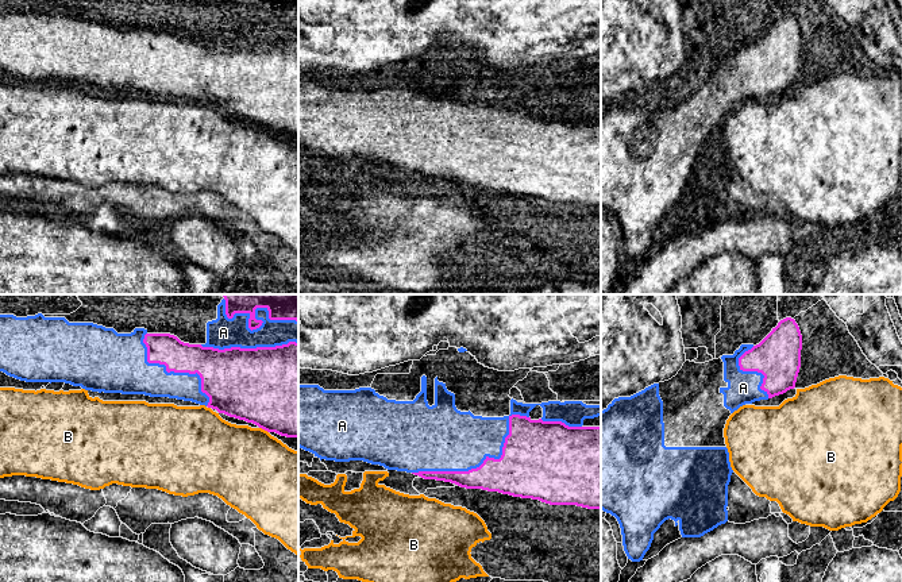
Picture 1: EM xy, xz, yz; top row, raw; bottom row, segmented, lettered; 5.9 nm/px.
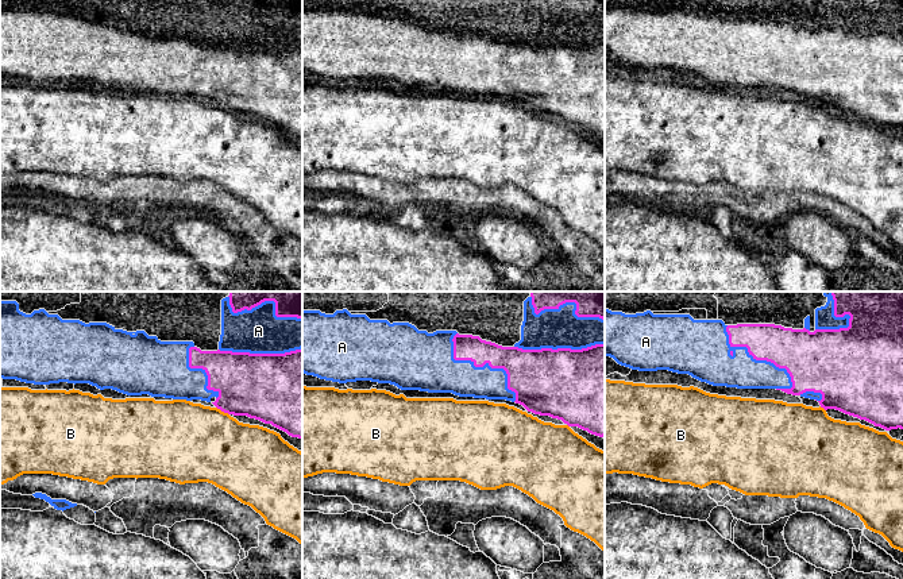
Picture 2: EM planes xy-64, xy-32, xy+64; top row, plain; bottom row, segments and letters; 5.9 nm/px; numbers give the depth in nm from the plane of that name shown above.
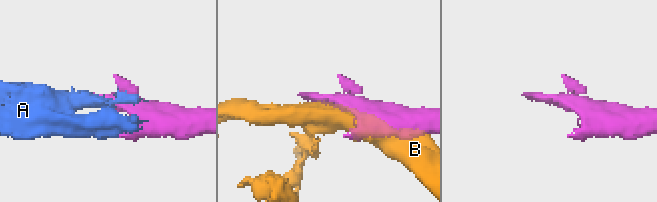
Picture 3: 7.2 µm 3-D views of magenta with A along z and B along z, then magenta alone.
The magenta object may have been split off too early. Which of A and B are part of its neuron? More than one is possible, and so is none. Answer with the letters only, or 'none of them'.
A

